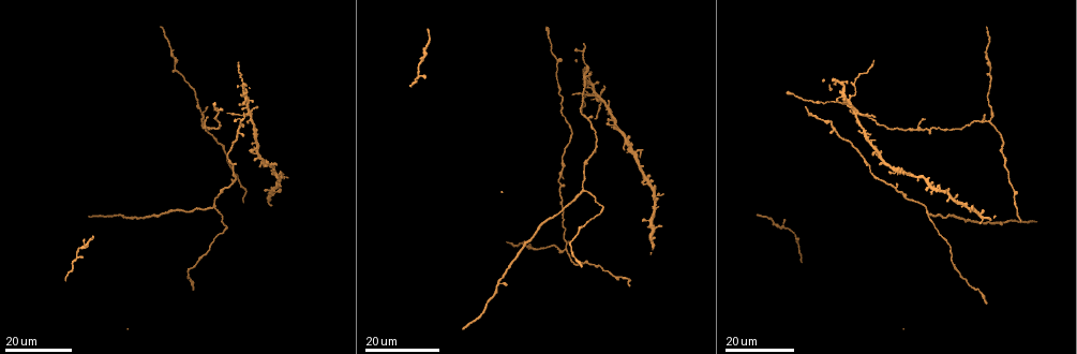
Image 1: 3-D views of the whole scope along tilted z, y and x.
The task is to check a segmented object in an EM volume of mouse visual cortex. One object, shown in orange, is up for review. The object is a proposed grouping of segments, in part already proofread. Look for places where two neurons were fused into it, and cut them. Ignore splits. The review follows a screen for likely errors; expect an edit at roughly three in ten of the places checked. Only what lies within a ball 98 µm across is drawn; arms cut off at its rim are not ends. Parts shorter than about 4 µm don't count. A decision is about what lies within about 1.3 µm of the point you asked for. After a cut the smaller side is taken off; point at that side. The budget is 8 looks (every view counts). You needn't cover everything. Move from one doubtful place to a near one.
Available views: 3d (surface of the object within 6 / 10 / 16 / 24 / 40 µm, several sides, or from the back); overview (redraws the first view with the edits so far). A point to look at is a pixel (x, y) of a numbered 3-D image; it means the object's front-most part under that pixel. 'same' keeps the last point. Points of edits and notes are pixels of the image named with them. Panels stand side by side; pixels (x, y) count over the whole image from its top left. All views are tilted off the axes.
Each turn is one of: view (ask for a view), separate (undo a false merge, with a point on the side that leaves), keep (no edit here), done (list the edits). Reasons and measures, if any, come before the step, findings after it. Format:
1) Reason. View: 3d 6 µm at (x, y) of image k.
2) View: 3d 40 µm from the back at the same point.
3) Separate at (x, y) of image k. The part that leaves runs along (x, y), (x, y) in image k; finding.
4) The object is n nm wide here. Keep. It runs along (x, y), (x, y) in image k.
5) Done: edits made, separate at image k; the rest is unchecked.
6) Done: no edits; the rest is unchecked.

View: 3d 24 µm at (189, 271) of image 1.

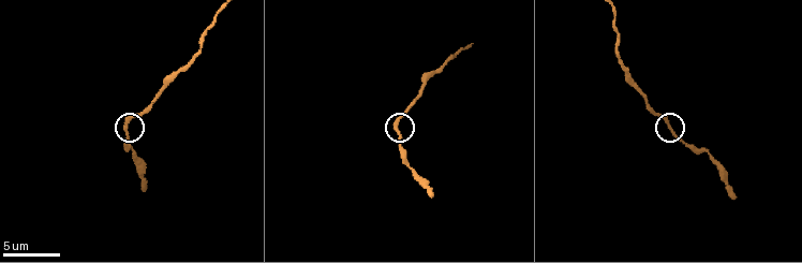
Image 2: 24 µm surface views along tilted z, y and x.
View: 3d 6 µm at (395, 127) of image 2.

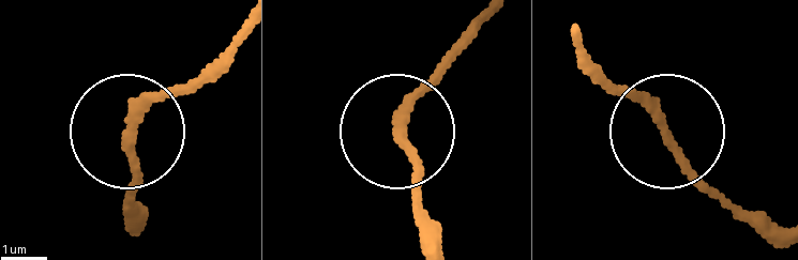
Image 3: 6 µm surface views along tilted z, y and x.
The side arm is 10 µm long. Keep. One neuron here.

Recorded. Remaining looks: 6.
Arms part here. View: 3d 16 µm at (897, 188) of image 1.

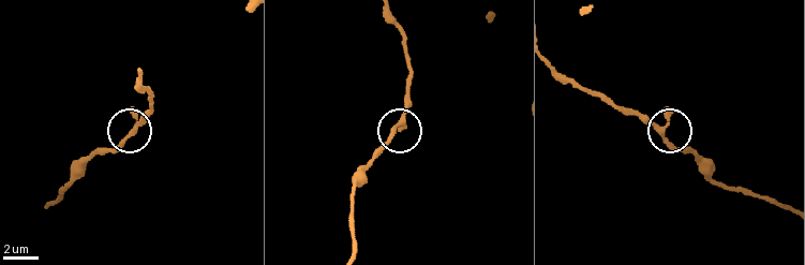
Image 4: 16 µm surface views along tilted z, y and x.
View: 3d 6 µm at (403, 120) of image 4.

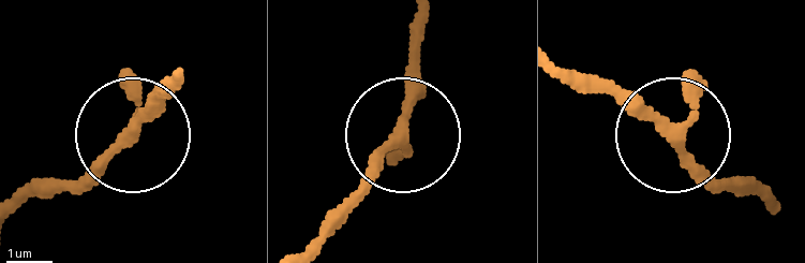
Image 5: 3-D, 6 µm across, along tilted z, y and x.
Keep. It runs along (398, 131), (412, 55) in image 5; all the same neuron.

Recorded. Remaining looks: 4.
Arms part here. View: 3d 16 µm at (555, 62) of image 1.

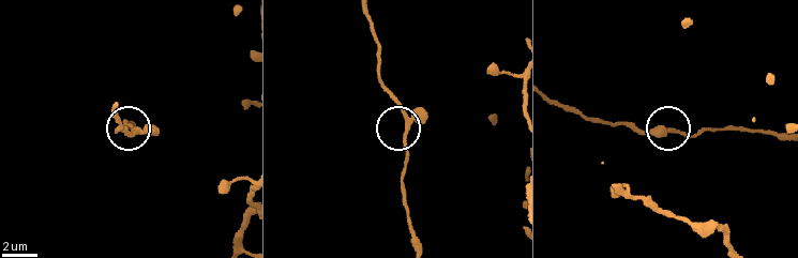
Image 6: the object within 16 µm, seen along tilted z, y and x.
View: 3d 6 µm at (405, 119) of image 6.

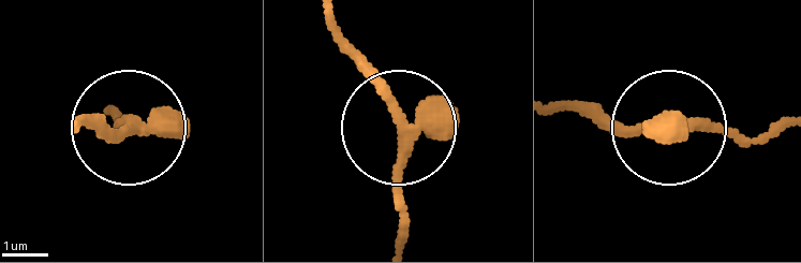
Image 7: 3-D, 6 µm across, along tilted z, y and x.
Keep. One neuron here.

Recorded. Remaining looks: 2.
Four or more arms meet. View: 3d 24 µm at (850, 99) of image 1.

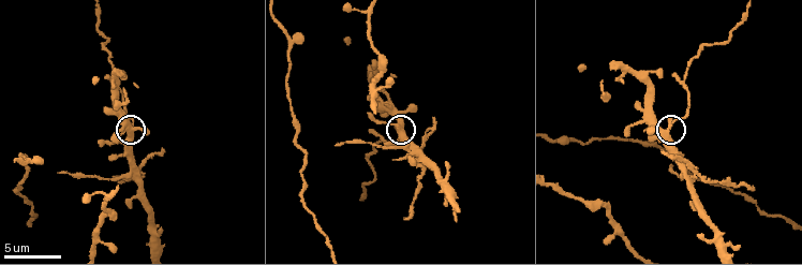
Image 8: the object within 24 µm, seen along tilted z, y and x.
View: 3d 10 µm at (663, 132) of image 8.

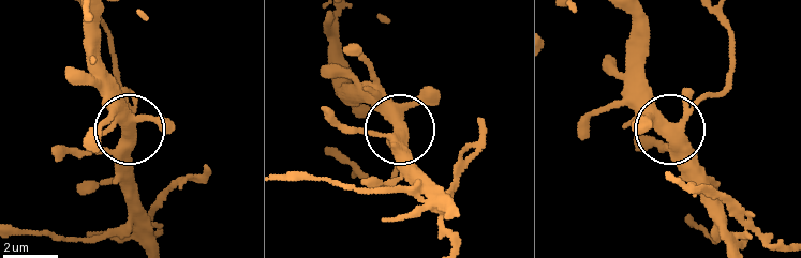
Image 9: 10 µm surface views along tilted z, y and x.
4 arms meet here. Separate at (727, 91) of image 9. A second neuron is stuck on.

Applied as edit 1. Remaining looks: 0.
Done: edits made, separate at image 9; the rest is unchecked.

